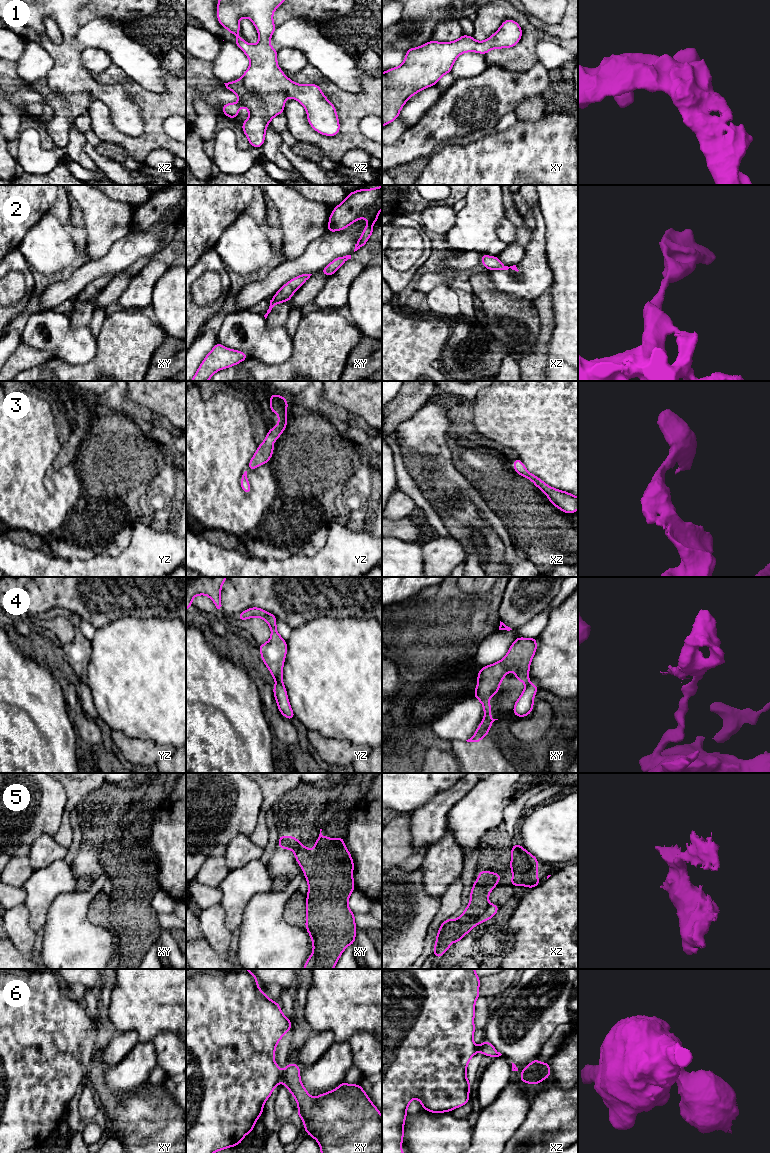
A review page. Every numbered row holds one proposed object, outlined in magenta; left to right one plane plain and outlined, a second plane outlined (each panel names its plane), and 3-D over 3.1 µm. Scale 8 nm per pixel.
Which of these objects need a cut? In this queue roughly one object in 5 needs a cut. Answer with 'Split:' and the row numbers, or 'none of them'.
Split: 4, 6

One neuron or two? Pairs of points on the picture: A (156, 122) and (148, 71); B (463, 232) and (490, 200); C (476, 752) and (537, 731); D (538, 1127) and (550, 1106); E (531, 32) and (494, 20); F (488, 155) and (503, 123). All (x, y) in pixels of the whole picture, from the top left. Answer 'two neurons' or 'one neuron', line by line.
A: two neurons
B: one neuron
C: two neurons
D: one neuron
E: one neuron
F: two neurons

